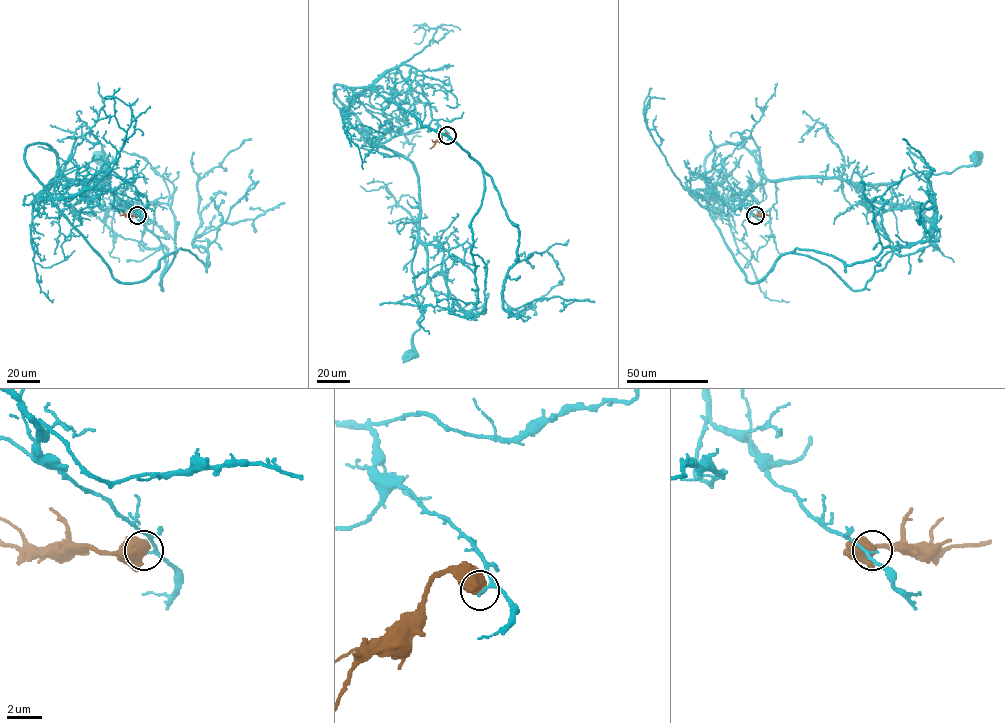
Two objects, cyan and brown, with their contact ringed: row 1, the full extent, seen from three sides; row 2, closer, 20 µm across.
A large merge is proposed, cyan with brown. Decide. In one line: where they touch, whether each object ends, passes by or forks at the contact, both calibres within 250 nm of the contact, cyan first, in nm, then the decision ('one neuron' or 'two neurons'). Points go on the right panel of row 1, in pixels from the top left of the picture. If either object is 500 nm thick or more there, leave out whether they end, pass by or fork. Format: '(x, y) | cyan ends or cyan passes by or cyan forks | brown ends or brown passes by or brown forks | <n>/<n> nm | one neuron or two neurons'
(755, 215) | 120/600 nm | two neurons

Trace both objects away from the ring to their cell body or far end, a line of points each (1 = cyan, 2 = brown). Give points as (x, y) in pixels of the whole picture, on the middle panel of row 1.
1: (447, 135), (432, 120), (378, 146), (403, 155), (418, 179), (412, 271), (421, 317), (415, 353), (408, 355)
2: (447, 135), (443, 133), (430, 148)

